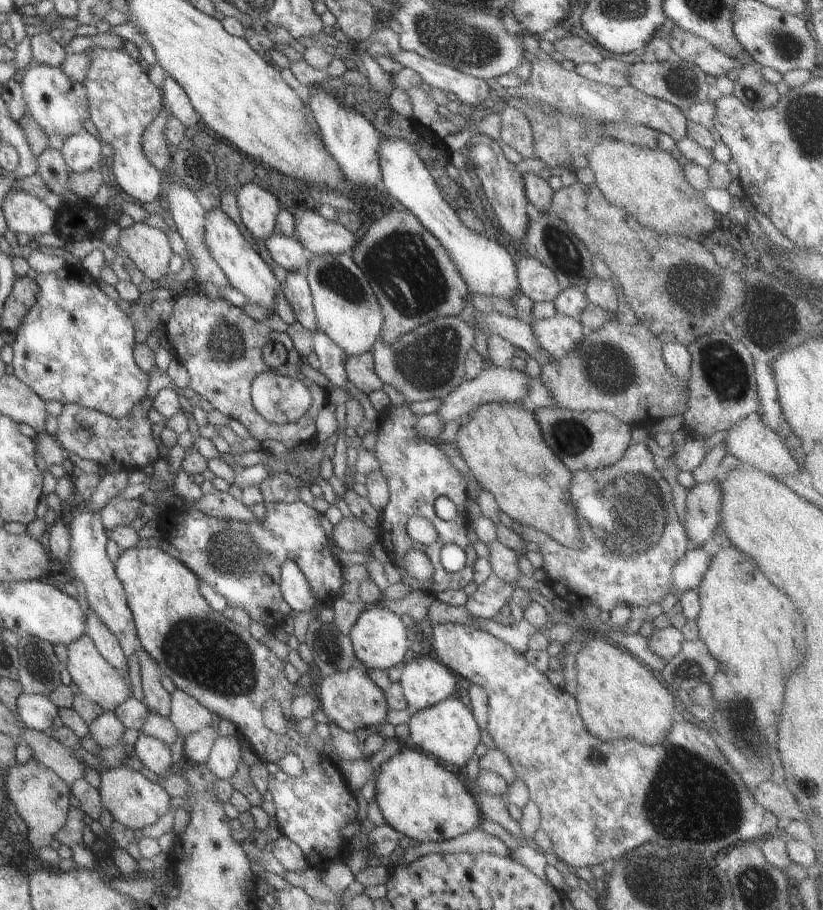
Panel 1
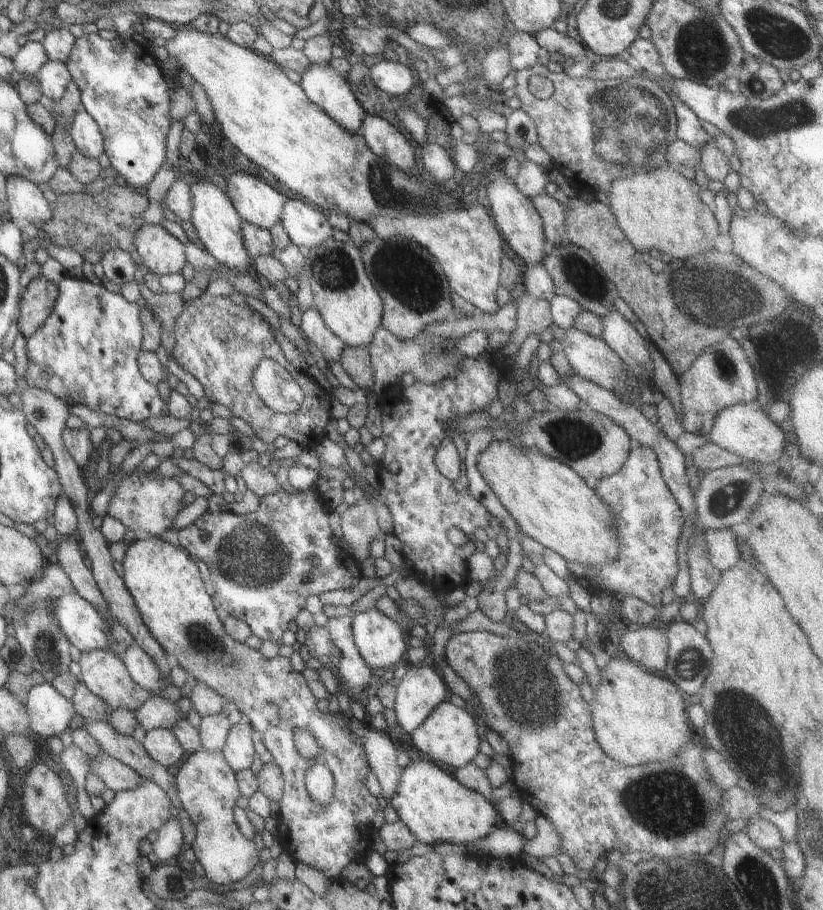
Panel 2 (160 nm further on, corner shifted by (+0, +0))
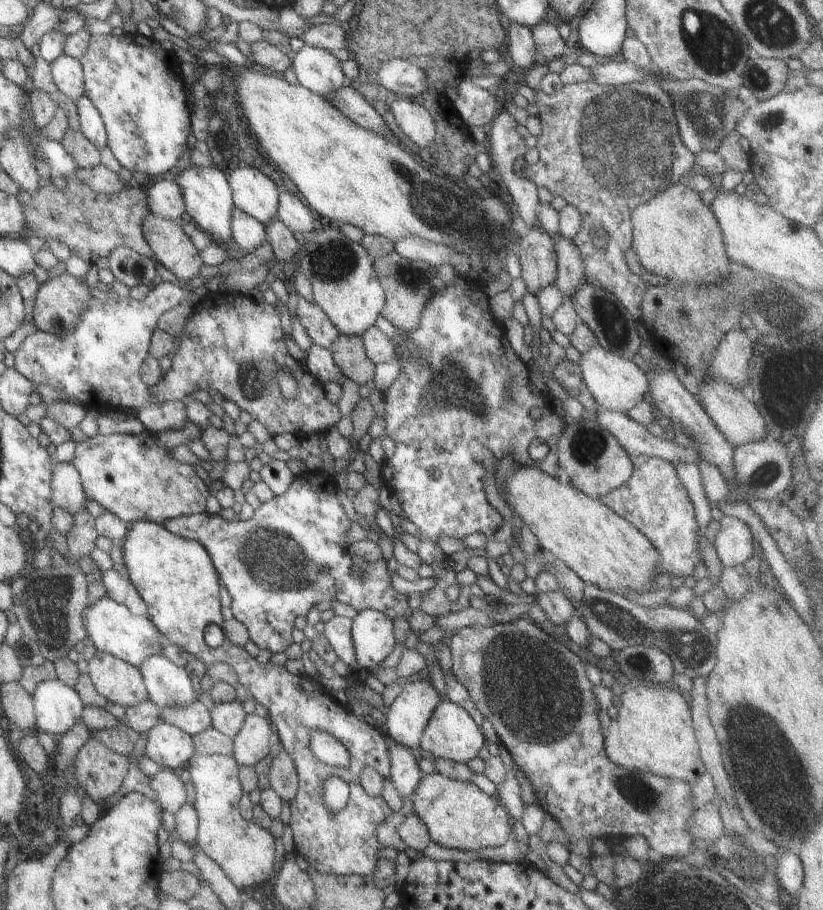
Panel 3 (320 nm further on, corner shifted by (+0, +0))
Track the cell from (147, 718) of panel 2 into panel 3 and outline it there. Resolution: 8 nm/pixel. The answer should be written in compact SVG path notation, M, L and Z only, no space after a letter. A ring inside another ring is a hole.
M200 701L182 707L159 707L160 720L180 728L187 734L194 735L210 727L212 716L210 710Z

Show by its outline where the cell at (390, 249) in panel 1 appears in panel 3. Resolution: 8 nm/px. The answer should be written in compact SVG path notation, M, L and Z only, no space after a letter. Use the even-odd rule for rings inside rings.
M394 250L372 261L372 269L384 292L384 305L381 307L380 314L399 331L402 330L406 333L417 326L428 296L443 286L441 279L428 265L421 259L403 258Z

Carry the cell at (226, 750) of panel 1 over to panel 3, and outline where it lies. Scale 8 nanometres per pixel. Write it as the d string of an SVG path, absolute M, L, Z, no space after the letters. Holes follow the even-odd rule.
M246 714L241 728L233 735L232 756L237 764L253 767L265 755L272 753L269 747L271 734L276 734L273 723L263 716Z

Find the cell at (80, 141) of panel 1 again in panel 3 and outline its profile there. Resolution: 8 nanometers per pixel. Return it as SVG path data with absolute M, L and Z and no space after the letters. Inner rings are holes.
M83 94L75 101L78 118L77 128L81 134L98 149L106 146L104 124L95 105Z

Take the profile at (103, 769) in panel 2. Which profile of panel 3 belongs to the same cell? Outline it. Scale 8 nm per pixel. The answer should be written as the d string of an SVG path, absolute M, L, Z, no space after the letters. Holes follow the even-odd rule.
M161 768L159 772L148 777L150 786L155 791L158 802L163 811L174 812L185 804L185 789L183 782L179 779L179 771Z

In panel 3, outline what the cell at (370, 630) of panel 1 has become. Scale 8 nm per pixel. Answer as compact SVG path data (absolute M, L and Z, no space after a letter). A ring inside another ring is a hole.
M375 609L356 611L350 637L355 661L366 669L381 663L396 643L392 619Z

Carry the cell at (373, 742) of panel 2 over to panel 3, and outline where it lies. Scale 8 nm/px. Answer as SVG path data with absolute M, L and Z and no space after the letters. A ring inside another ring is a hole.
M385 733L382 735L388 748L390 760L390 771L387 779L404 798L416 789L424 773L419 769L417 758L415 758L412 750L403 745L395 744L393 739Z

